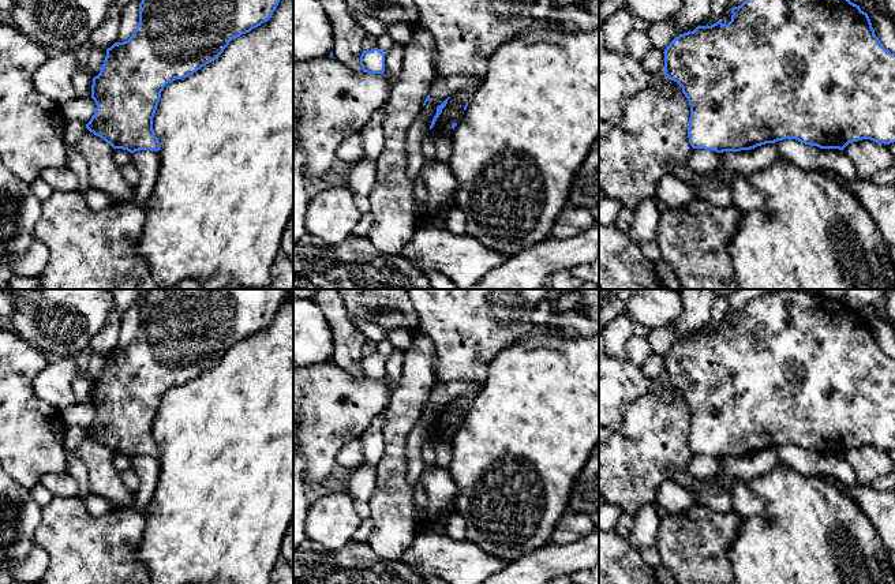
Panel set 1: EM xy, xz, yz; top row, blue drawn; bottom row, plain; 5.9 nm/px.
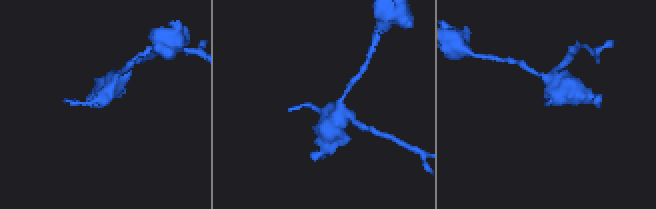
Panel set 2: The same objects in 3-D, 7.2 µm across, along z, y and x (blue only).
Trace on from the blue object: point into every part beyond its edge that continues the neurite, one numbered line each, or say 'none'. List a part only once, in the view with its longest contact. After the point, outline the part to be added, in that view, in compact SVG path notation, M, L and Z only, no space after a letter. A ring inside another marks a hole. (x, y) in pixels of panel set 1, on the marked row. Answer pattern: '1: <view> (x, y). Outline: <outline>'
none

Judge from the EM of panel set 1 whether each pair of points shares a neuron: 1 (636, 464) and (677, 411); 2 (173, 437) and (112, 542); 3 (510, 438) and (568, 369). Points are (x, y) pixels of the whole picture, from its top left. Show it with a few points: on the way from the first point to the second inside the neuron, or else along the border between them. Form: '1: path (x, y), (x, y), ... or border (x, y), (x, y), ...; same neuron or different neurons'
1: path (646, 450), (652, 442), (654, 434), (663, 425); same neuron
2: border (145, 513), (145, 531), (138, 545); different neurons
3: path (528, 420), (562, 386); same neuron

